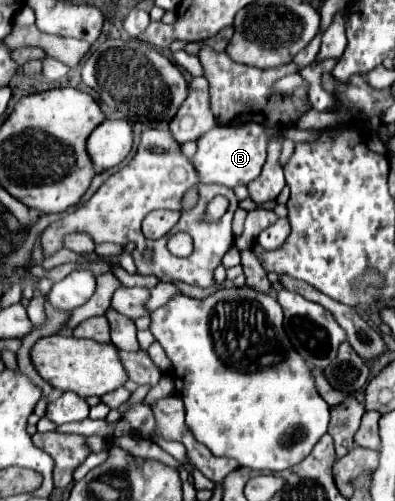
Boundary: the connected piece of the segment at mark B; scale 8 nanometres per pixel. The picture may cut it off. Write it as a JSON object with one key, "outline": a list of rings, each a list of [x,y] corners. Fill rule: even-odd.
{"outline":[[[246,122],[240,126],[222,126],[210,130],[197,141],[198,149],[192,158],[192,164],[198,168],[202,182],[224,184],[236,188],[238,184],[248,184],[260,176],[260,170],[266,162],[268,134],[258,122]],[[214,150],[214,152],[212,152]]]}

